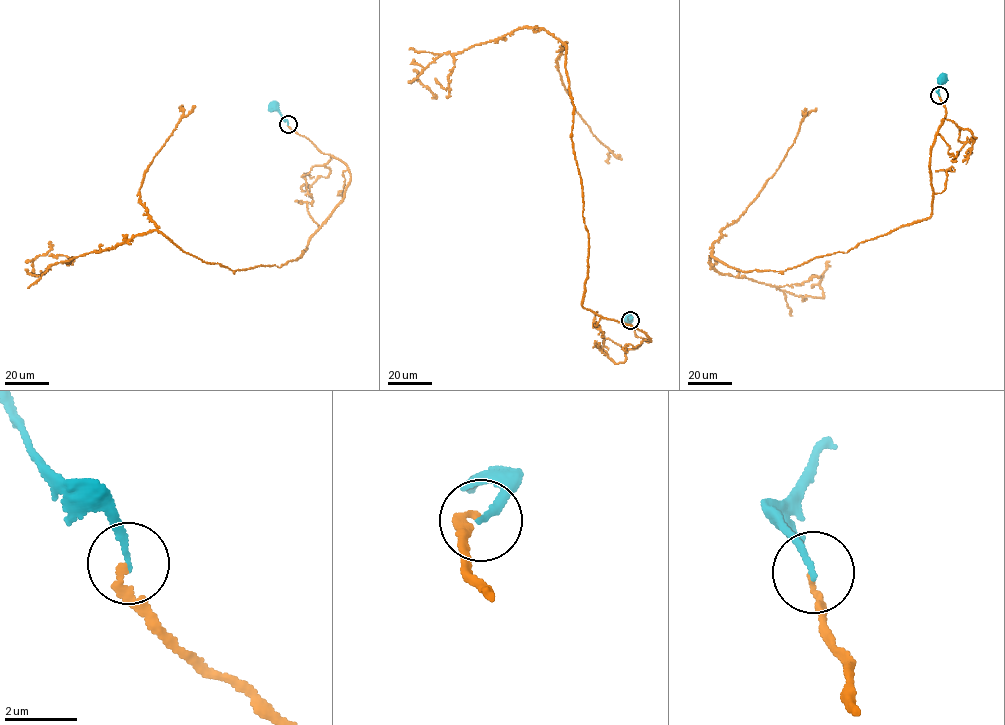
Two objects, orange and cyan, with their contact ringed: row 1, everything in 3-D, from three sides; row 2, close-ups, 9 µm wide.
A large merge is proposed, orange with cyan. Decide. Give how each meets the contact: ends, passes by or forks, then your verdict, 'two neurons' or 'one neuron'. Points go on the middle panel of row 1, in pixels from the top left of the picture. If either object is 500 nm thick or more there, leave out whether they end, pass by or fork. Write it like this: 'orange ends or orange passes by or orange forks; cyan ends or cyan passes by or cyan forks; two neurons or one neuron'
orange ends; cyan ends; one neuron

